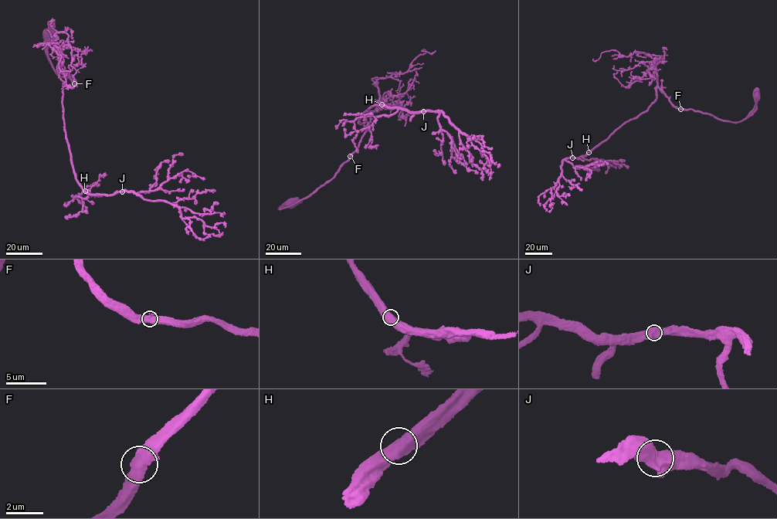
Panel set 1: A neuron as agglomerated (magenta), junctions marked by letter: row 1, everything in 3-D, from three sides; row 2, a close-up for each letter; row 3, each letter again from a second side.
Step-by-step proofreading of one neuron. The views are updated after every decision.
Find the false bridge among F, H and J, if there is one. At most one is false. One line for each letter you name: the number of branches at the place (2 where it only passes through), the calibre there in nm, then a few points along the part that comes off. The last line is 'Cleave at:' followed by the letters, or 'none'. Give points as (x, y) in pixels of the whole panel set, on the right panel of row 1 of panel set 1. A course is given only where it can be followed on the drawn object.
Cleave at: none

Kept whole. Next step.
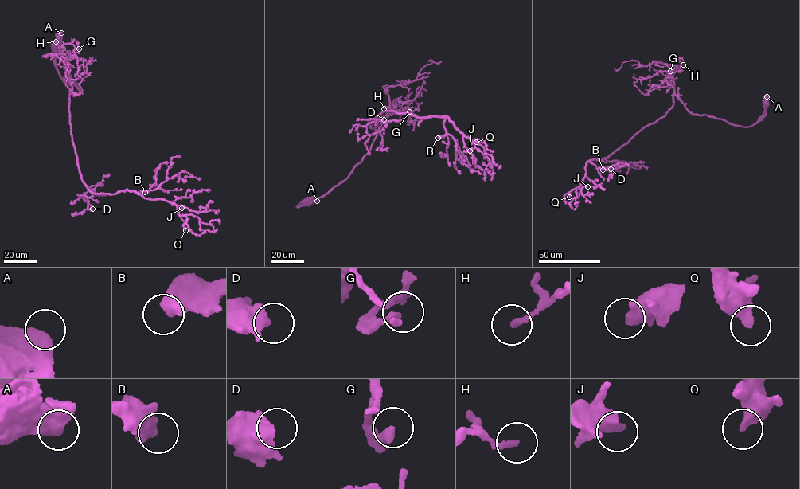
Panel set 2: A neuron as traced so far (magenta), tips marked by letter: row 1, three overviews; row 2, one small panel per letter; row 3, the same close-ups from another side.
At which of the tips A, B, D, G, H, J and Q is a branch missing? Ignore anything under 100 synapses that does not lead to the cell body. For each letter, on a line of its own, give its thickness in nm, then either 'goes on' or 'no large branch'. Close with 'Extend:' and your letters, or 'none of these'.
A: 650 nm thick; no large branch
B: 700 nm thick; no large branch
D: 440 nm thick; no large branch
G: 280 nm thick; no large branch
H: 190 nm thick; no large branch
J: 600 nm thick; no large branch
Q: 500 nm thick; no large branch
Extend: none of these

